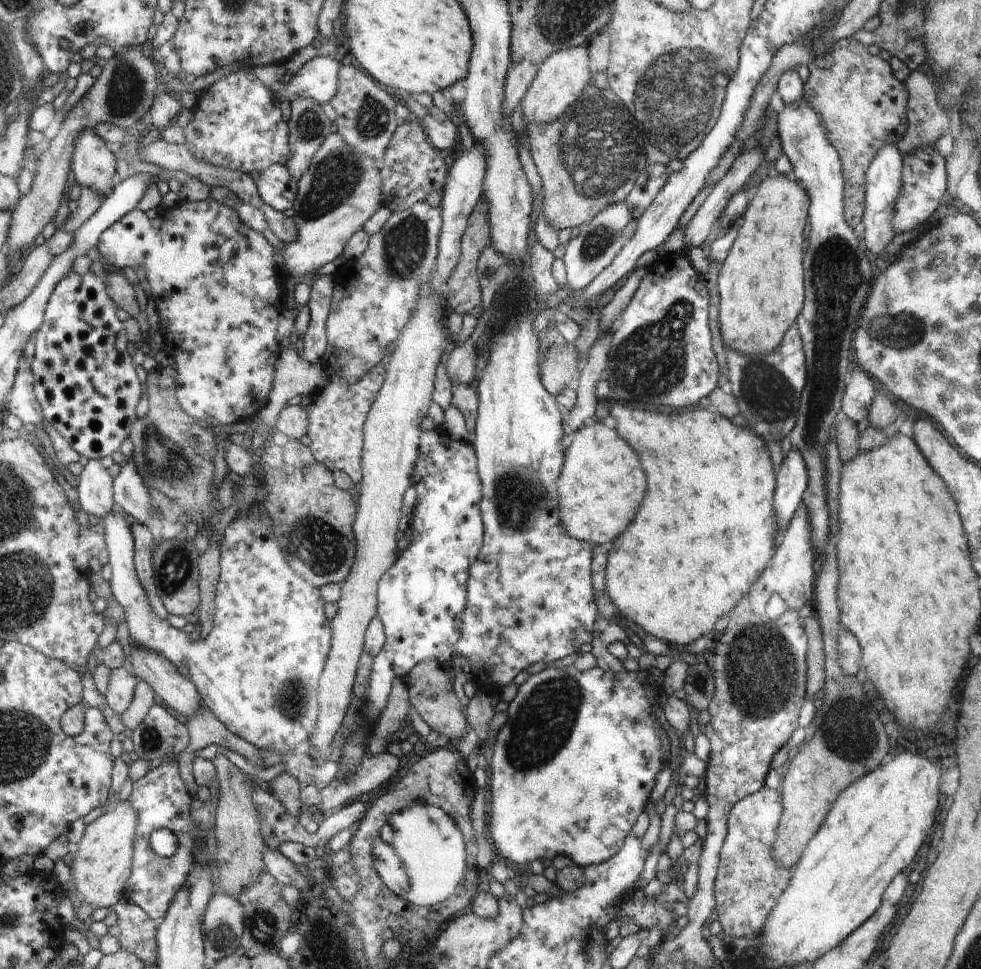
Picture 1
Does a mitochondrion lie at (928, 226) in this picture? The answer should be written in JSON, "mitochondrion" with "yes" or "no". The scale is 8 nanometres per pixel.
{"mitochondrion":"no"}

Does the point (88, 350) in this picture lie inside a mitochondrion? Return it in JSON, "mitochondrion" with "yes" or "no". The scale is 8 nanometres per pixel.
{"mitochondrion":"no"}

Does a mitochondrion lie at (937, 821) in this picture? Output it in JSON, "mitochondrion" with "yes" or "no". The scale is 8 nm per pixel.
{"mitochondrion":"no"}

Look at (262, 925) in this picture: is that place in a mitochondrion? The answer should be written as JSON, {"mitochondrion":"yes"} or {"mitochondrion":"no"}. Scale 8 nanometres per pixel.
{"mitochondrion":"yes"}

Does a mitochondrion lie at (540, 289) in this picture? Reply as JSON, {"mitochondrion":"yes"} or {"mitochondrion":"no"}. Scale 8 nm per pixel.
{"mitochondrion":"no"}

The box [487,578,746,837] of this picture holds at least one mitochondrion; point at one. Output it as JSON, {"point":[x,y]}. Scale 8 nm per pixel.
{"point":[546,720]}

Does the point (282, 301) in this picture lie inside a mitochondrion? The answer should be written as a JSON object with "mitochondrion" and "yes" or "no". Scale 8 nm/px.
{"mitochondrion":"no"}

